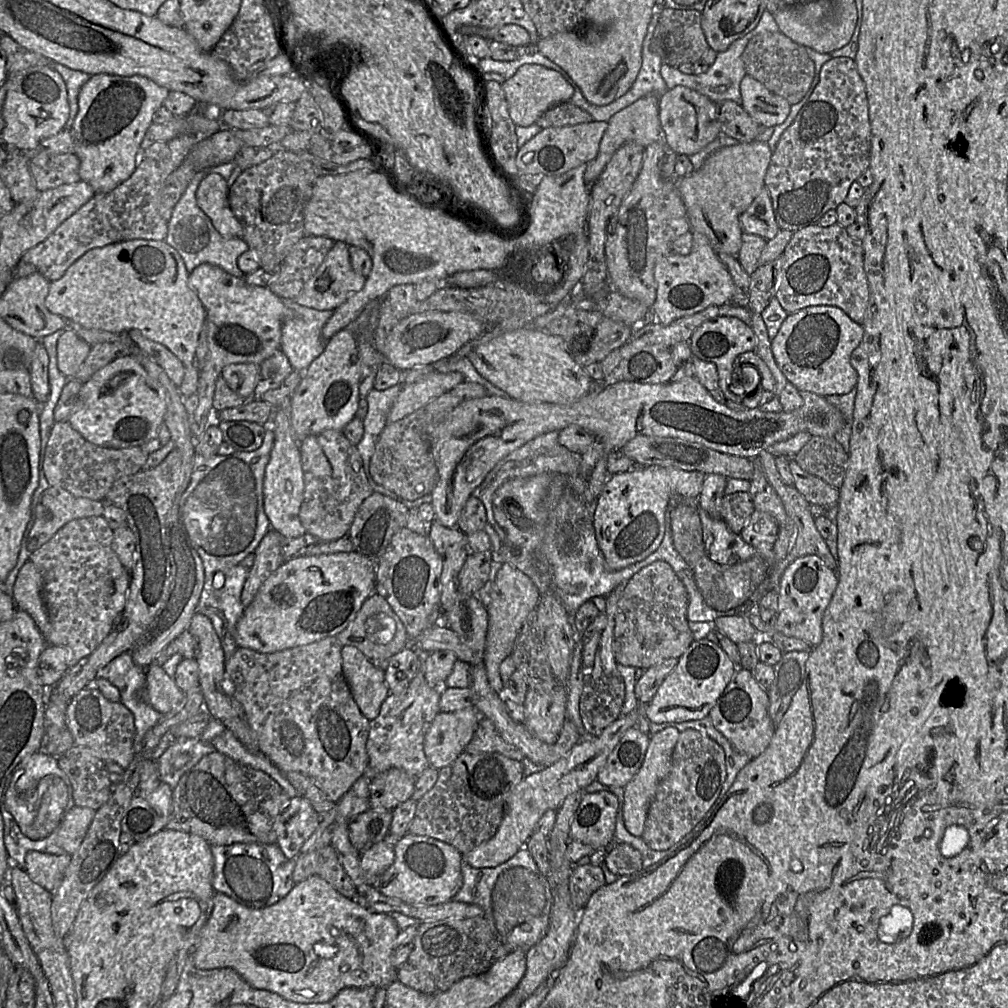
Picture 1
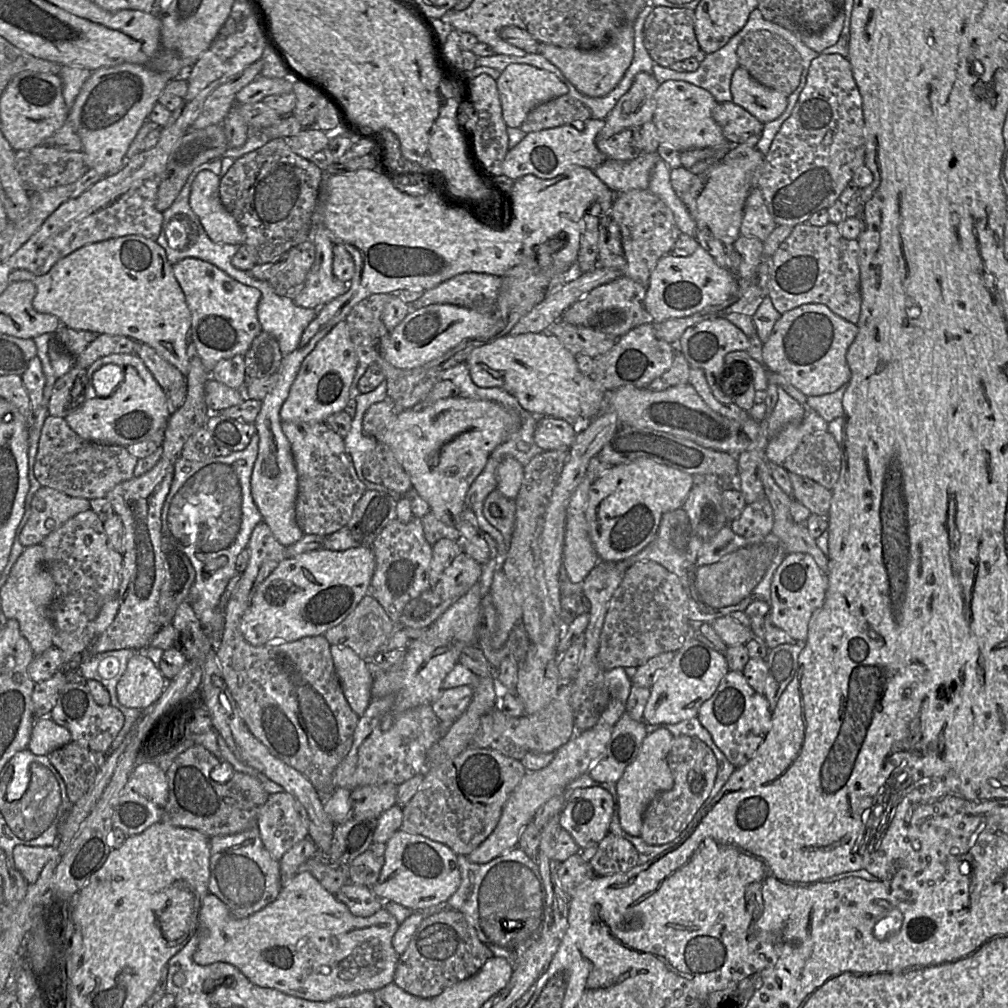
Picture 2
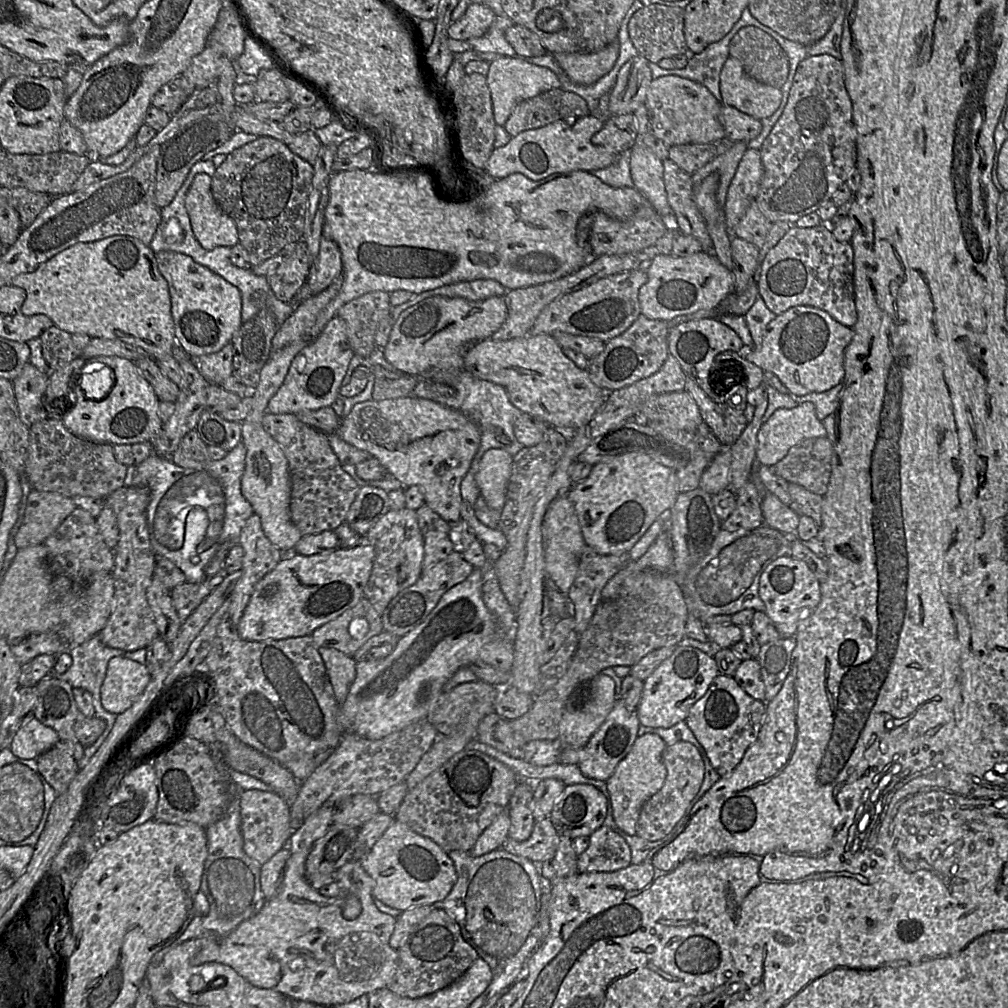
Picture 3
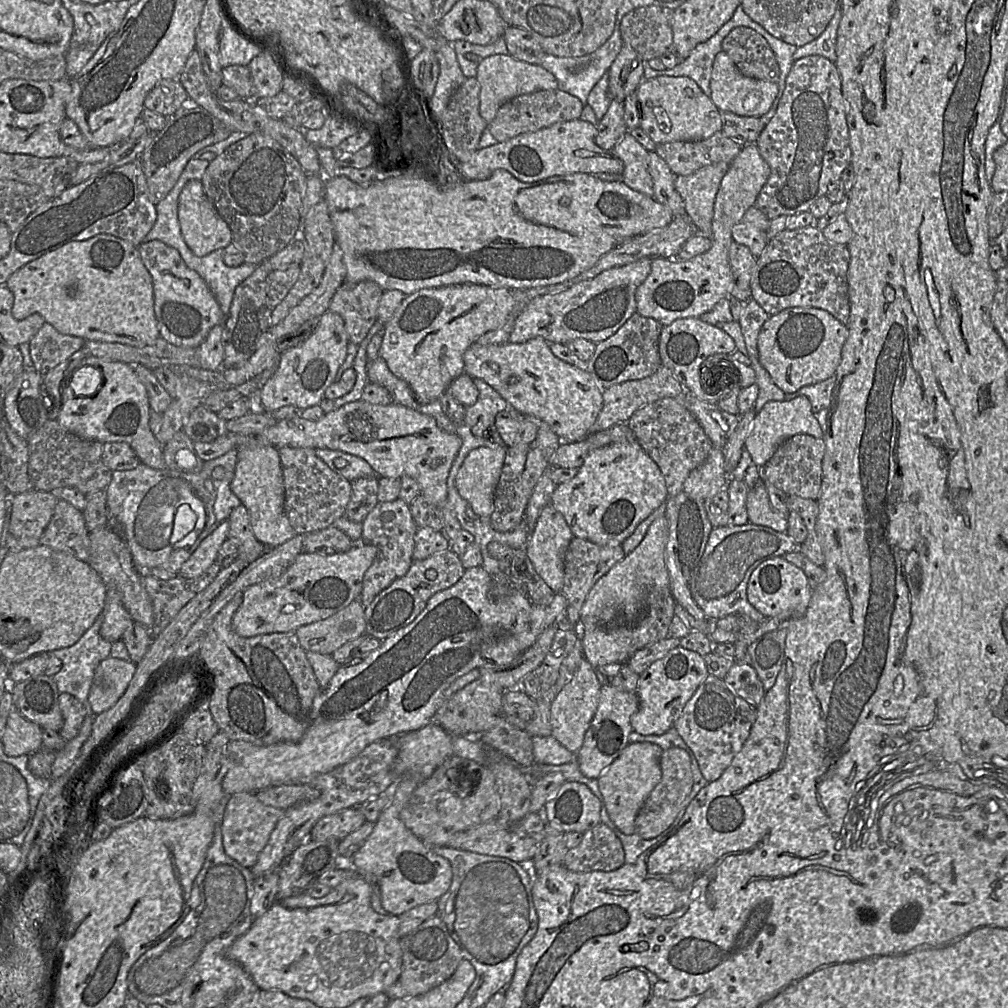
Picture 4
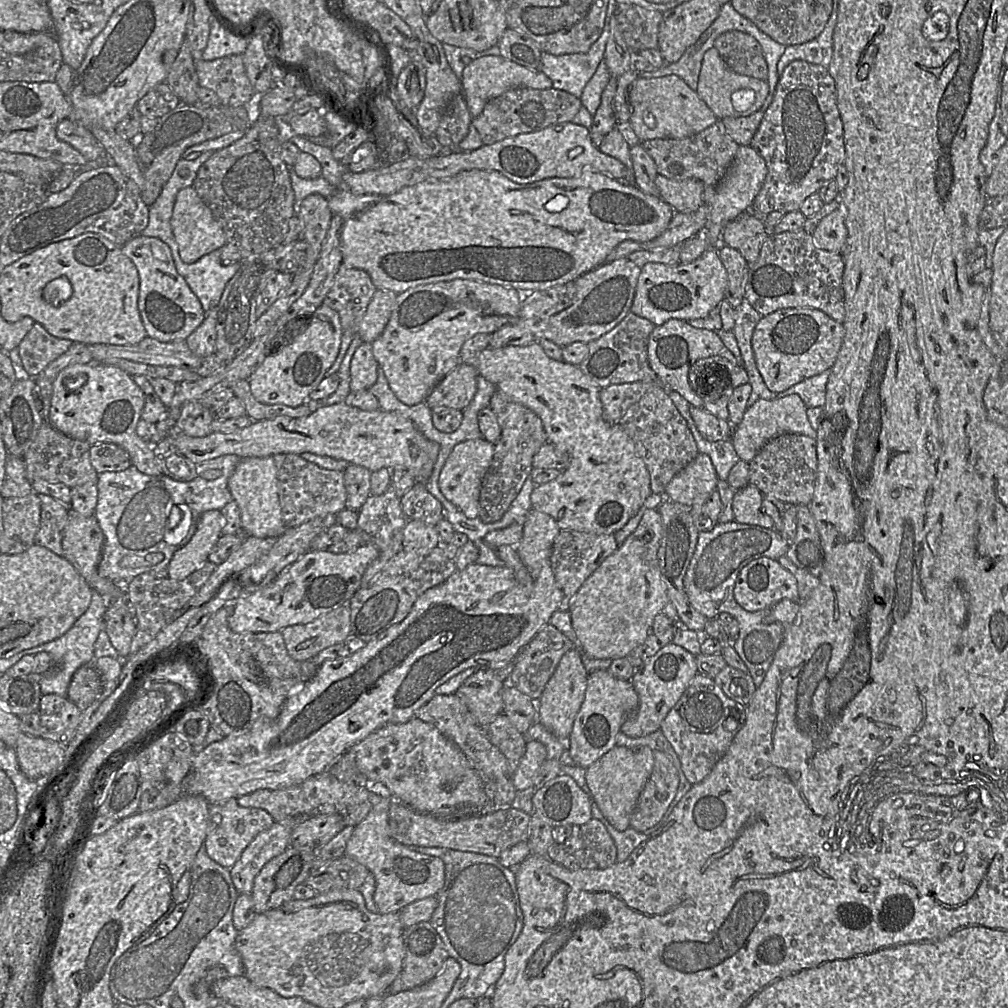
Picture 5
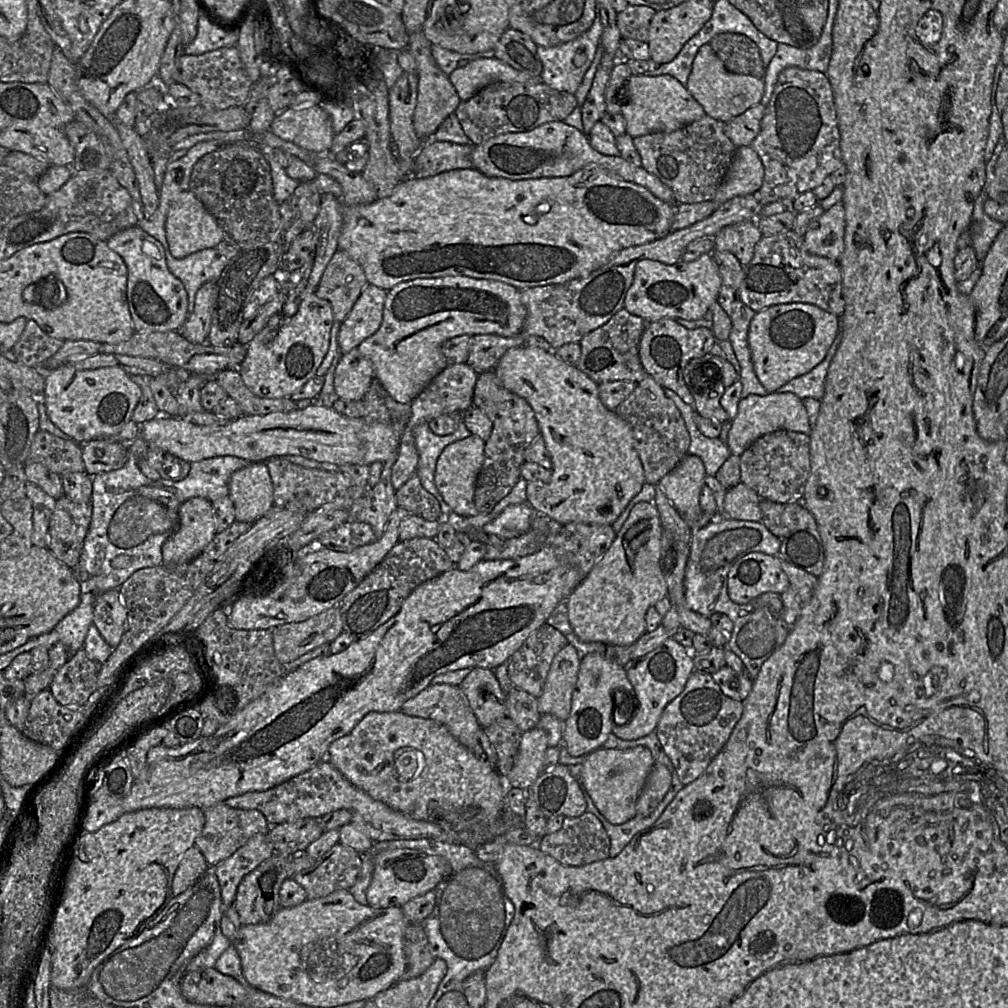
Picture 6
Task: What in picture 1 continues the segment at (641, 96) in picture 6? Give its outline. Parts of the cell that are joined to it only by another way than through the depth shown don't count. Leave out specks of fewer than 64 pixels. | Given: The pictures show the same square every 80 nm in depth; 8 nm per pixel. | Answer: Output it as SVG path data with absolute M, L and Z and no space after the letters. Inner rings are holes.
M686 86L670 88L659 98L658 106L665 145L678 155L692 155L701 151L721 133L715 103L696 90Z

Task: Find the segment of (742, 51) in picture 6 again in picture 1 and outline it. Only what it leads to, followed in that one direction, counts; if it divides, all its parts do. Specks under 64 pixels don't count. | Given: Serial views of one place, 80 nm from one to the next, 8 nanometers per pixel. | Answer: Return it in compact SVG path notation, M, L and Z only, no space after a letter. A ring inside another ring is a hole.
M766 31L755 35L747 43L742 59L748 75L771 92L785 98L791 105L805 97L815 76L815 63L809 57L806 47L794 42L781 31Z

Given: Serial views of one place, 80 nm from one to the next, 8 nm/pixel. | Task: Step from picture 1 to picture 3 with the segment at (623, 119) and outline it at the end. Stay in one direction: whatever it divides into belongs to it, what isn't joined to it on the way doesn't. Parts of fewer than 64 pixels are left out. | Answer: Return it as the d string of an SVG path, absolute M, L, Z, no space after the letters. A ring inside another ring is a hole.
M637 55L619 69L616 82L609 92L611 116L633 114L640 105L644 105L653 80L648 63L643 56Z

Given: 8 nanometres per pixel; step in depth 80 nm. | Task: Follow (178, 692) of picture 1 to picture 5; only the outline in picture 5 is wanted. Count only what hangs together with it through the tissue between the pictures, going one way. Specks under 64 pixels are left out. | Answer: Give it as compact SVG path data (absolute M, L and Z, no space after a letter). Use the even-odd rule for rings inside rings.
M102 657L95 659L93 664L81 666L73 675L66 697L82 711L96 700L104 700L112 694L123 679L123 659L120 657Z

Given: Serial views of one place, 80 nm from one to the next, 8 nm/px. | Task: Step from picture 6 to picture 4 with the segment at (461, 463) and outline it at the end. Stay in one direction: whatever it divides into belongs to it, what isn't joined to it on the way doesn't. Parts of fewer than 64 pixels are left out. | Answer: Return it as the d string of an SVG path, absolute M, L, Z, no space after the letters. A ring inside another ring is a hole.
M481 446L464 458L455 476L459 495L479 517L490 517L506 448Z

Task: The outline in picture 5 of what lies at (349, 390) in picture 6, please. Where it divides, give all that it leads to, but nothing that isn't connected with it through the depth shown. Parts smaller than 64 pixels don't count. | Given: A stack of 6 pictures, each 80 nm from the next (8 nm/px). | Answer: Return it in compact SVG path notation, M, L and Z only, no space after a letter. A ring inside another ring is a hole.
M371 342L363 343L355 350L349 369L350 392L368 390L375 383L379 366L373 356Z

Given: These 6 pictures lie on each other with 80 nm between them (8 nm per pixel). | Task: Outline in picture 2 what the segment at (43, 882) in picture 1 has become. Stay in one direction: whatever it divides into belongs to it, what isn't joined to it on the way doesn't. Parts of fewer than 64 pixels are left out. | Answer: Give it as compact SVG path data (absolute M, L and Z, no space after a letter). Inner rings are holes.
M17 845L12 851L15 868L25 877L29 884L34 883L47 862L60 859L64 850L57 847L36 847Z

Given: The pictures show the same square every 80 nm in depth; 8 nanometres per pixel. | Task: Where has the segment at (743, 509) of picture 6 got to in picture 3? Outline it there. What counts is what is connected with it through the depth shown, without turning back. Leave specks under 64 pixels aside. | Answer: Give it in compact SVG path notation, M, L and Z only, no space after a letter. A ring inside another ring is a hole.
M770 492L761 500L764 524L784 534L795 534L800 516Z

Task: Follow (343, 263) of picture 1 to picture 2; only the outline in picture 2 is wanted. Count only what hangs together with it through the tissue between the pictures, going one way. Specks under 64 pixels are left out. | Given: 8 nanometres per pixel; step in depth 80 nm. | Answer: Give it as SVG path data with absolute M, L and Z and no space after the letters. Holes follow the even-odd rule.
M313 214L308 240L315 246L315 260L294 303L302 308L319 310L324 304L344 294L349 283L334 276L332 264L335 238L323 223L314 222Z

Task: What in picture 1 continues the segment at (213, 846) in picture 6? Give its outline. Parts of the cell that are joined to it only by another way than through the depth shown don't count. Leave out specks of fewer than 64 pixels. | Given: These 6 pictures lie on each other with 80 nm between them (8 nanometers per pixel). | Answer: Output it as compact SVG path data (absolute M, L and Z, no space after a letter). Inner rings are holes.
M289 796L288 807L274 823L276 845L287 858L295 859L301 846L318 829L320 817L311 803L302 796Z

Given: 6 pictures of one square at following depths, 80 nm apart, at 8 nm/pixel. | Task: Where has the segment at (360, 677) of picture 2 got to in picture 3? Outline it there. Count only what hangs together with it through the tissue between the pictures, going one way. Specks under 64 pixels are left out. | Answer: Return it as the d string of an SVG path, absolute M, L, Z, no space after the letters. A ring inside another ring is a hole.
M319 648L319 653L324 661L335 697L341 703L356 677L357 661L352 656L334 648Z

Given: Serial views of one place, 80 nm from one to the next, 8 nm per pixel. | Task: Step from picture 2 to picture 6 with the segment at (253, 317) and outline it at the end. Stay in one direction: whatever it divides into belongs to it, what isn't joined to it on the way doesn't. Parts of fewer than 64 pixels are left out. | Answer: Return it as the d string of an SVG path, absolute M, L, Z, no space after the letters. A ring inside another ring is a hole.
M138 225L116 233L106 243L111 250L121 256L127 267L126 298L135 332L178 331L189 315L188 295L183 283L168 269L163 245Z

